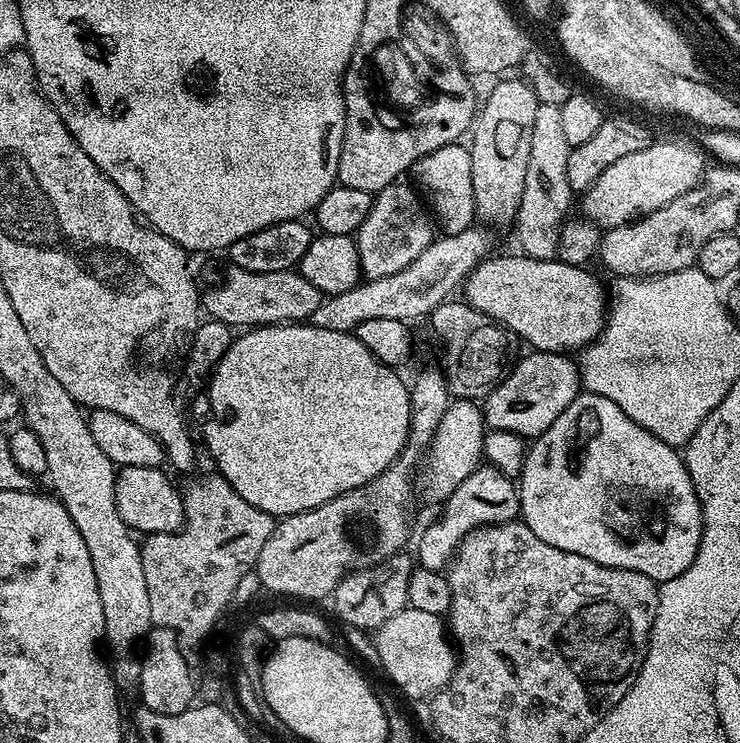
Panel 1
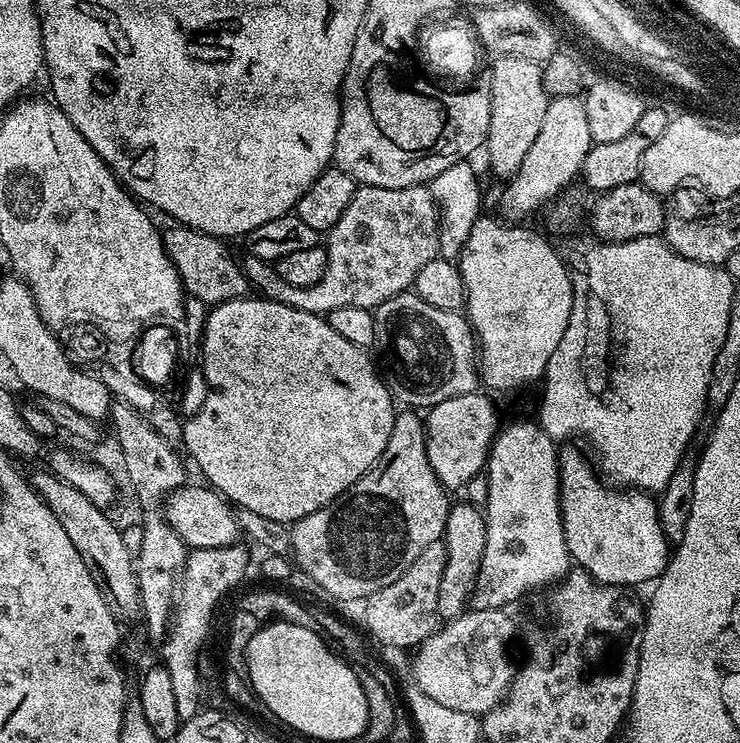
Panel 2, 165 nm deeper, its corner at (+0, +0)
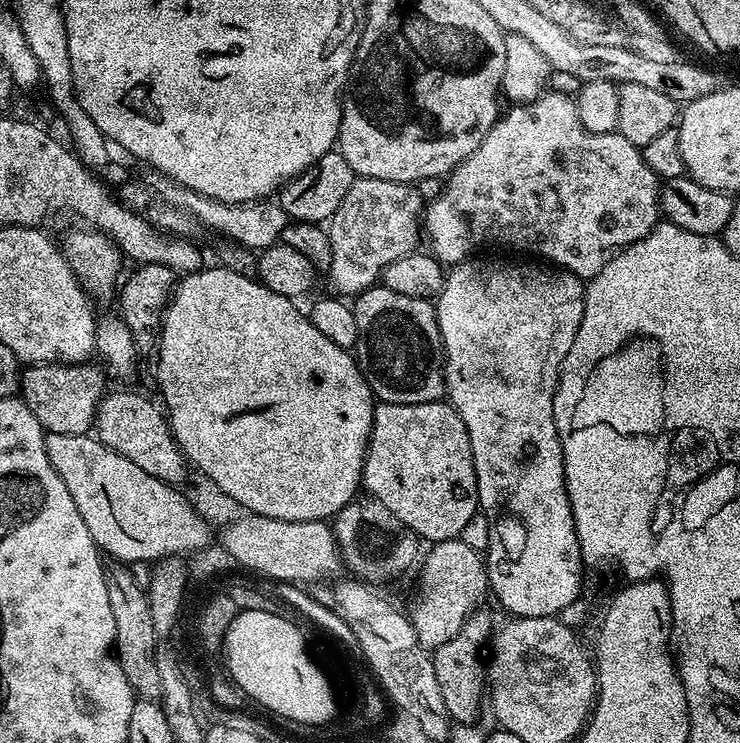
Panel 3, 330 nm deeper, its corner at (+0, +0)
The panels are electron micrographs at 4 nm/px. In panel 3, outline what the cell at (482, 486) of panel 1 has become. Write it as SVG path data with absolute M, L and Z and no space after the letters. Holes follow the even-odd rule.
M477 610L469 616L462 630L450 642L438 646L431 653L434 675L438 678L438 690L442 690L442 702L449 717L459 725L475 725L480 719L480 703L486 700L486 660L480 651L485 651L494 632L492 616Z

